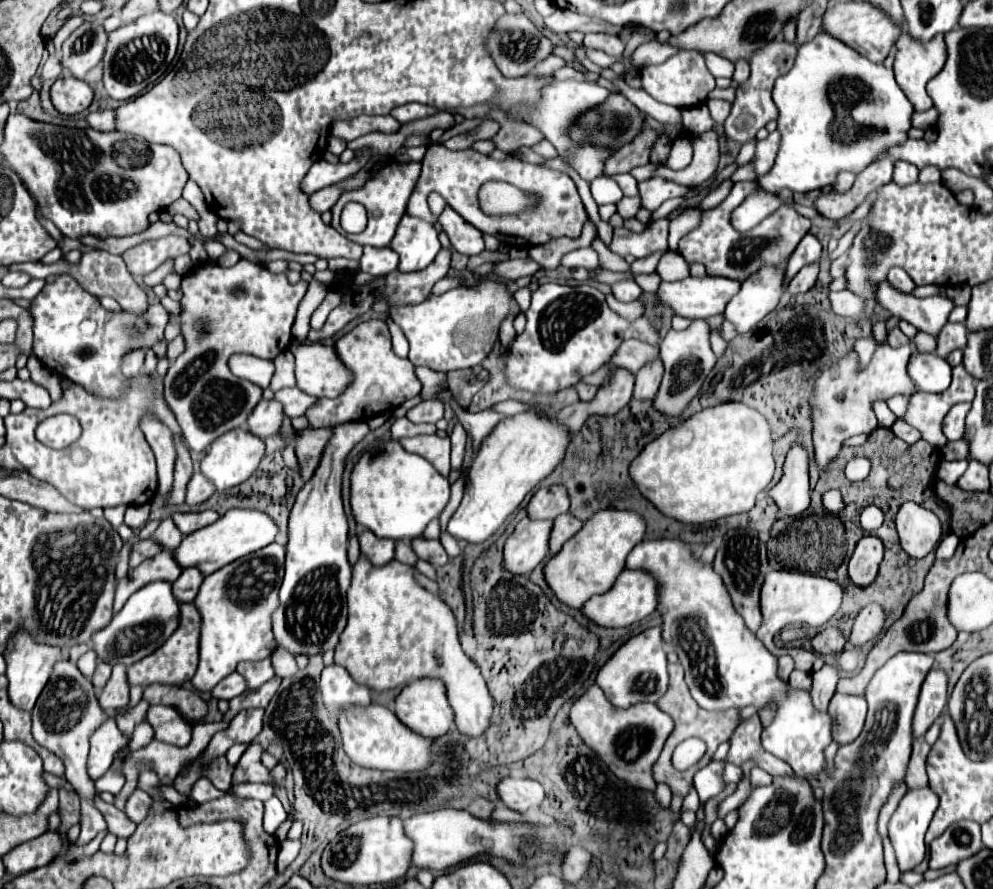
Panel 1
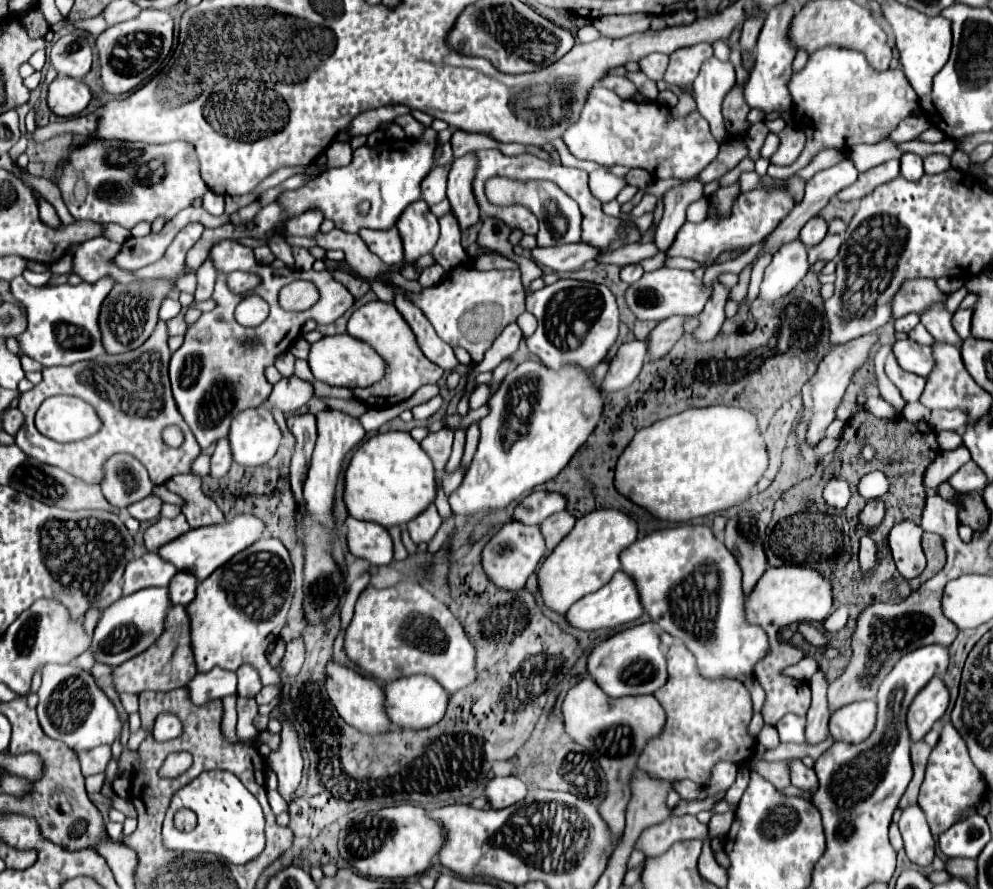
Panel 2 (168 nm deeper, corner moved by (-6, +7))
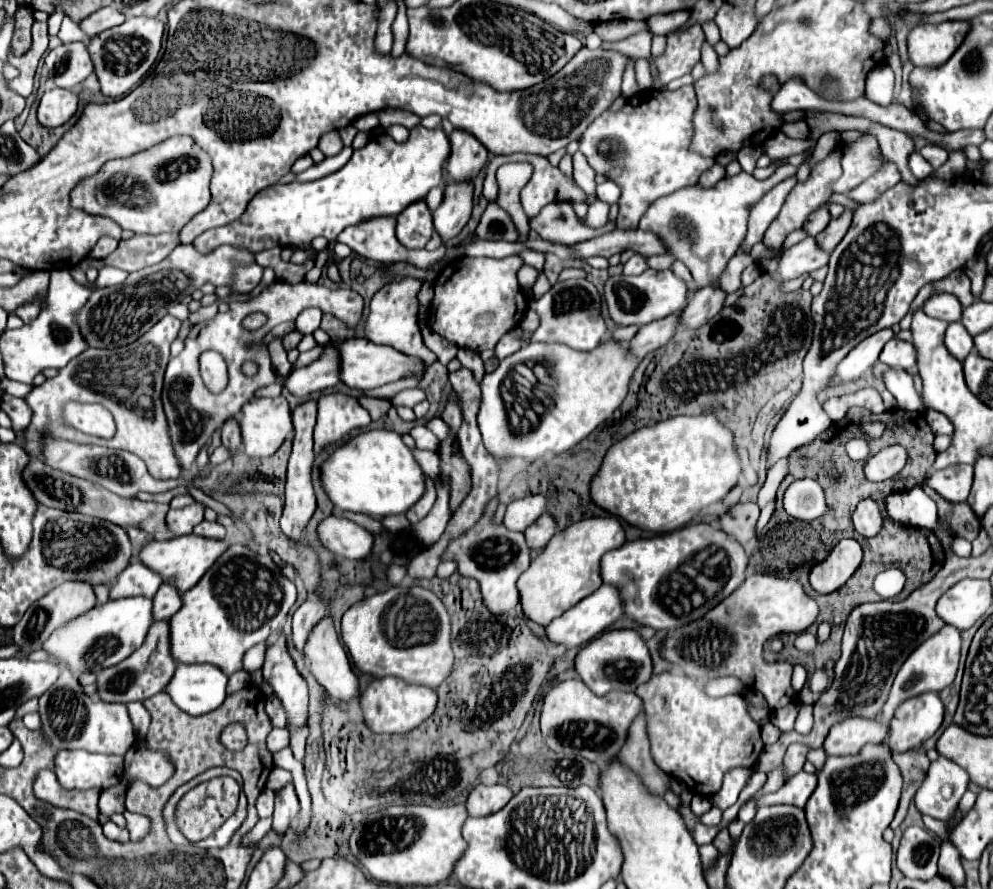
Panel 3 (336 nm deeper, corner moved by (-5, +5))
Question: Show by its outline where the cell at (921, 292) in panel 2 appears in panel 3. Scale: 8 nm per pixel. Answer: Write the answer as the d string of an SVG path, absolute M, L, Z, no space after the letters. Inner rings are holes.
M937 293L937 295L929 297L923 305L923 311L929 317L937 317L947 323L961 319L961 303L951 293Z

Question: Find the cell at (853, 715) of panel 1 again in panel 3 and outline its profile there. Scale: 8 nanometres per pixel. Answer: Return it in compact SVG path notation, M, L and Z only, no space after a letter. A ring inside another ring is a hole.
M847 717L831 727L823 749L827 755L853 755L865 743L881 743L887 737L887 727L879 719Z

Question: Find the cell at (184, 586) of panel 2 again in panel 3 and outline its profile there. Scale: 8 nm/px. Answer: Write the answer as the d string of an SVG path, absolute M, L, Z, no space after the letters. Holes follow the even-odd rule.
M163 583L163 587L159 587L159 591L153 597L153 619L171 619L179 607L181 607L181 593L177 591L175 585Z

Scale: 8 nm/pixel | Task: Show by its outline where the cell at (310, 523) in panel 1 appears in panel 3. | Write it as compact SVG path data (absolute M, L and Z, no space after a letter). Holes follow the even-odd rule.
M331 393L323 395L317 405L315 455L319 455L325 447L341 441L353 429L365 429L371 423L369 413L359 405L355 397Z

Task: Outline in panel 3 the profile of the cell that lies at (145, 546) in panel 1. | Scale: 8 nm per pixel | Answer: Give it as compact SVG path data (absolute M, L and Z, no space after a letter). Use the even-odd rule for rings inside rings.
M193 503L191 507L183 509L169 509L167 513L167 529L173 535L187 535L193 531L197 523L203 521L203 505Z

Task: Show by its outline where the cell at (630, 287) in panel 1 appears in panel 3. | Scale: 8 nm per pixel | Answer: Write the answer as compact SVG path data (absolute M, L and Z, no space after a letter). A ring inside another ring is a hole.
M635 253L625 265L623 265L623 273L625 275L639 275L647 269L647 263L645 263L645 257L641 257L639 253Z

